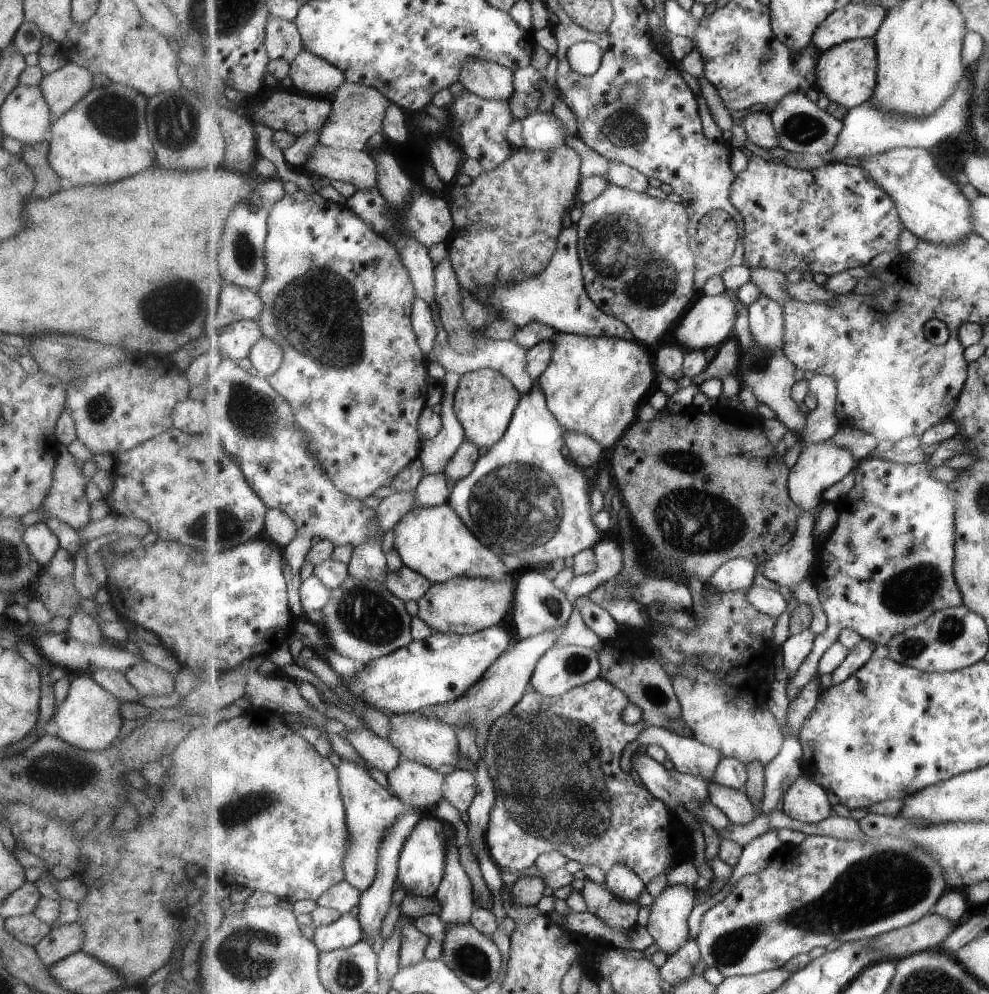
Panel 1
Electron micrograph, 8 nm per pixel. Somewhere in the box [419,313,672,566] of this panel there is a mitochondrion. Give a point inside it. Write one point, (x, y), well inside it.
(517, 502)

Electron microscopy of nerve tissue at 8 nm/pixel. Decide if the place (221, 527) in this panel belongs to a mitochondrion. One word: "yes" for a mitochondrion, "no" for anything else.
yes

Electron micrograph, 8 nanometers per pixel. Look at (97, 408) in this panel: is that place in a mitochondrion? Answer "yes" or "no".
yes

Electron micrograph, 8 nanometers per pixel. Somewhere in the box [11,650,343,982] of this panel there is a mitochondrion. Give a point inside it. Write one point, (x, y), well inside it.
(47, 770)

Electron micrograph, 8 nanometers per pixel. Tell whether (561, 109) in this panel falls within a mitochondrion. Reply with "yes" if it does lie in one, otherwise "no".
no

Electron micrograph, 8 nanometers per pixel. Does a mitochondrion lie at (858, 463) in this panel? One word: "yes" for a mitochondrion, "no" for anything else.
no

